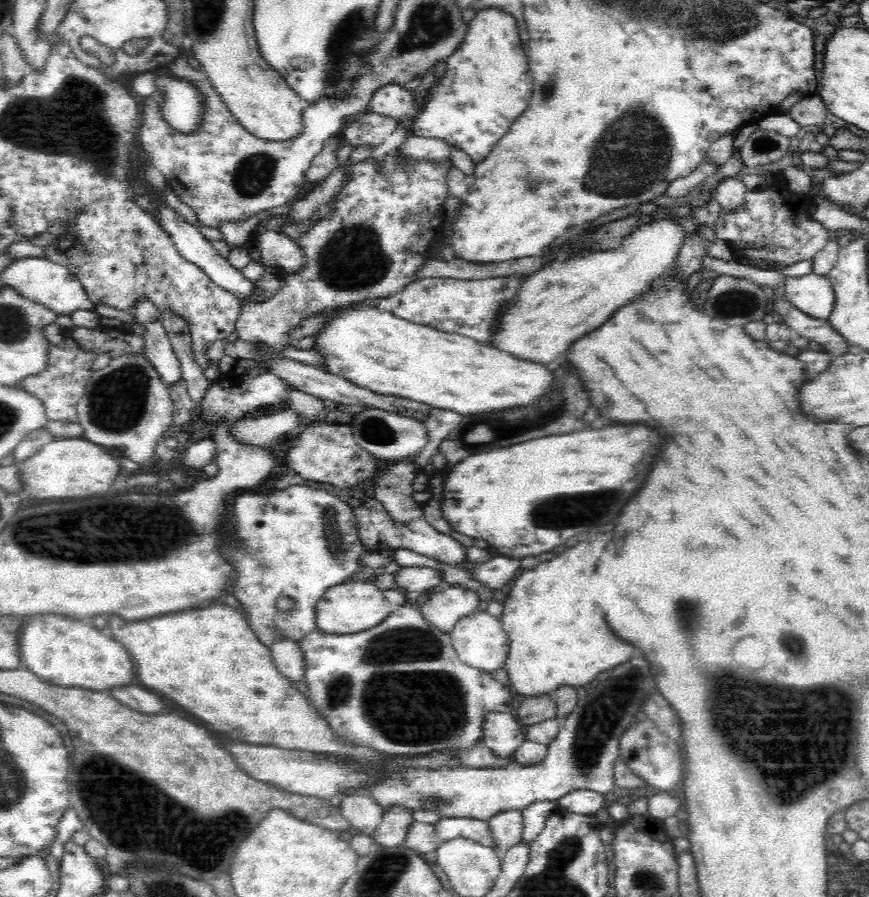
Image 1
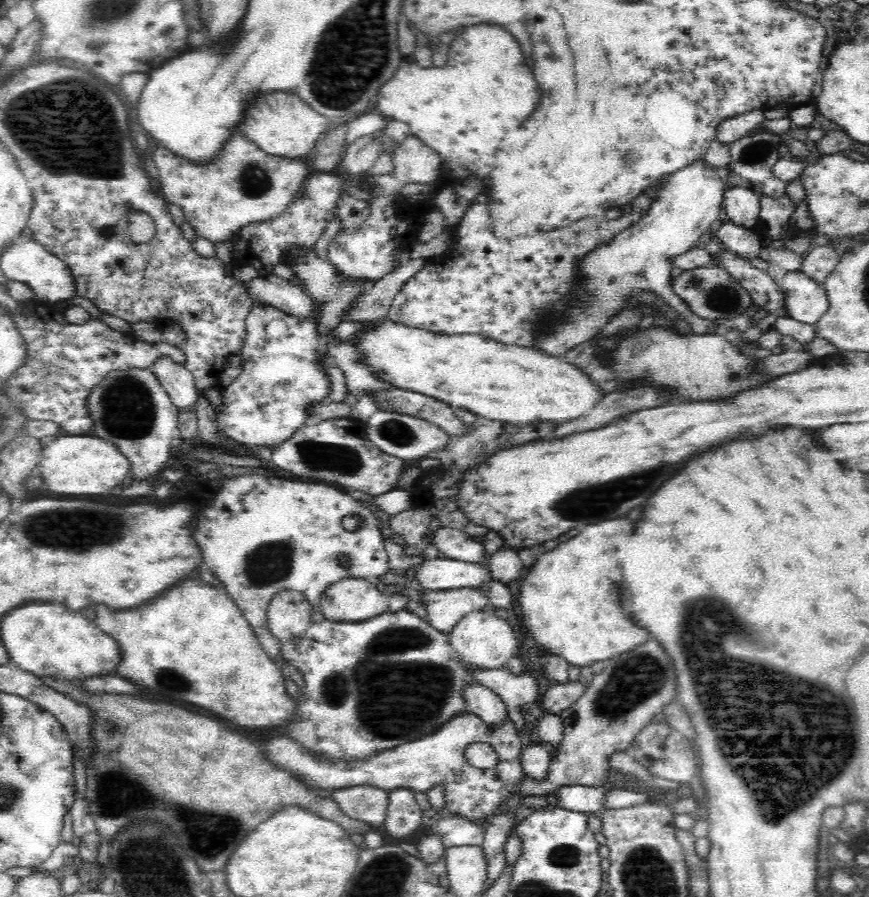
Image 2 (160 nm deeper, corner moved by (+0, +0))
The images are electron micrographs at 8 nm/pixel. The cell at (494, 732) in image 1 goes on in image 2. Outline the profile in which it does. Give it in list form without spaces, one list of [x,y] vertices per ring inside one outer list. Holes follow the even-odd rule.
[[[468,683],[462,690],[465,707],[488,723],[488,725],[499,725],[508,717],[506,704],[492,691],[480,683]]]

